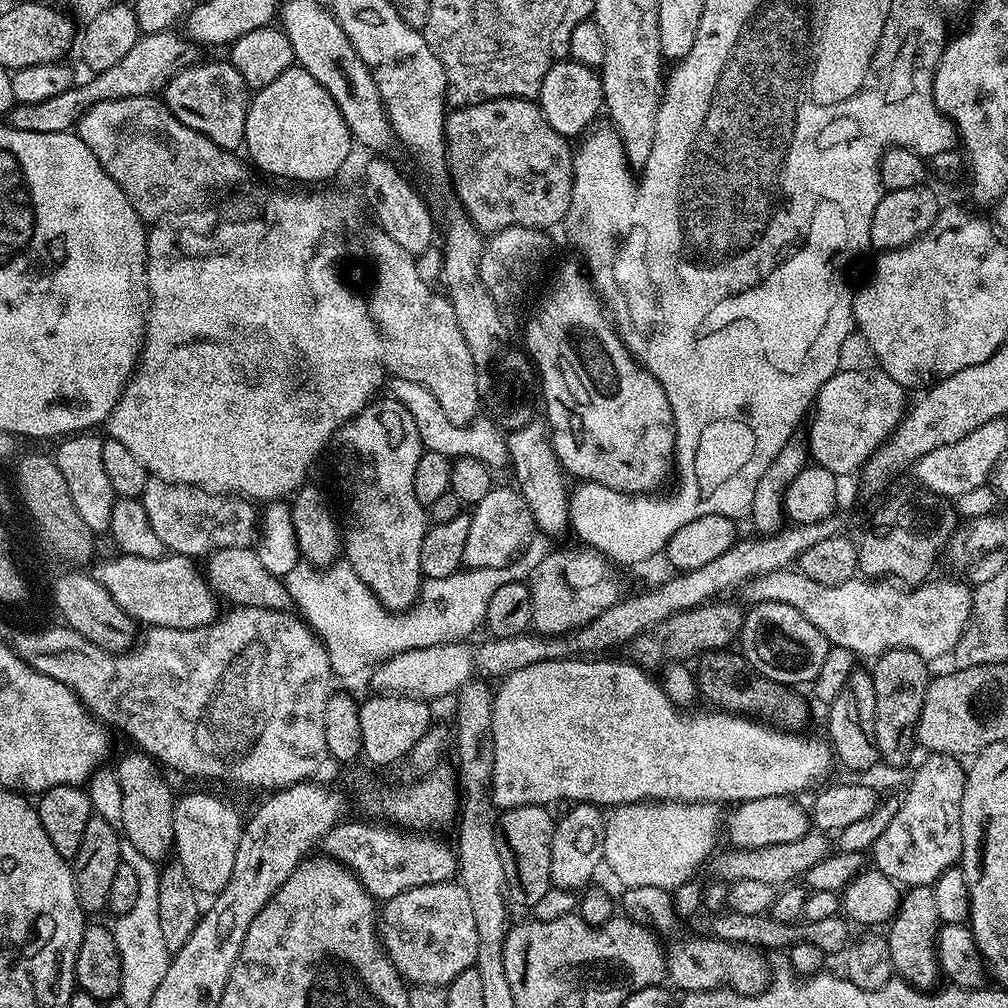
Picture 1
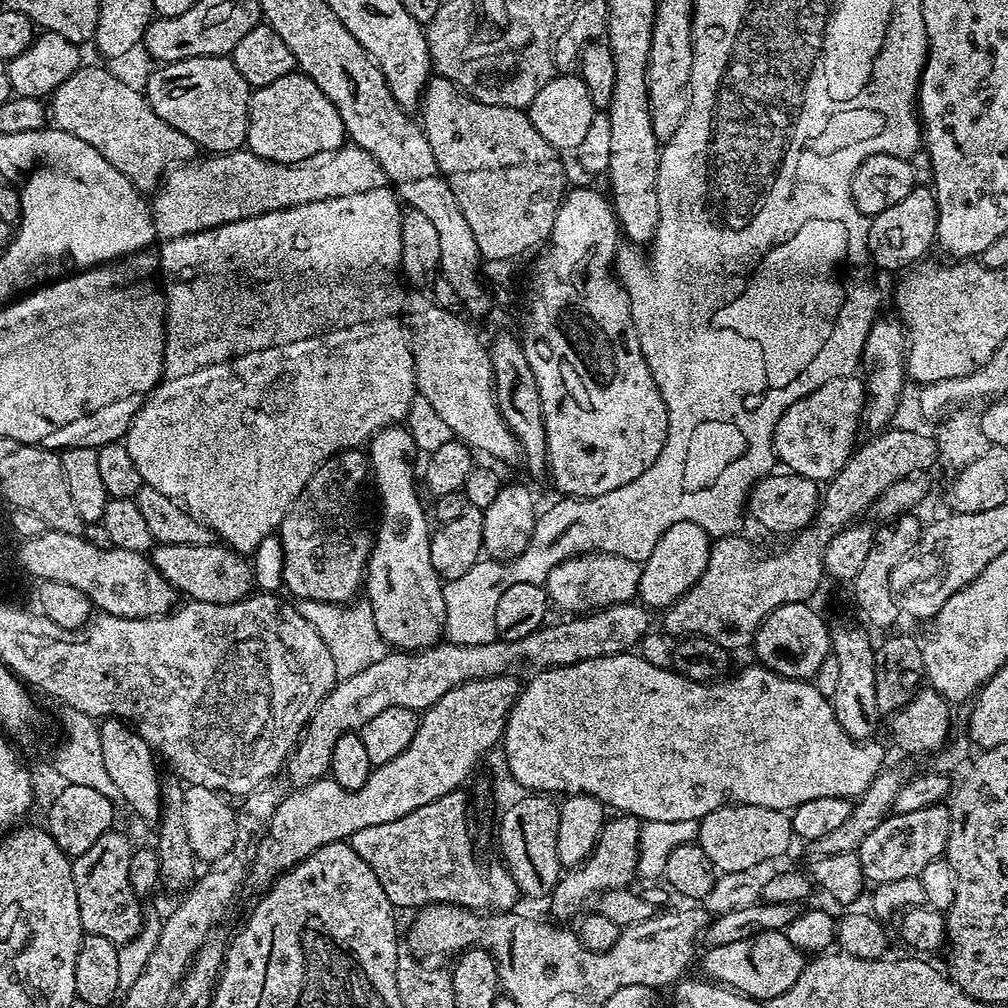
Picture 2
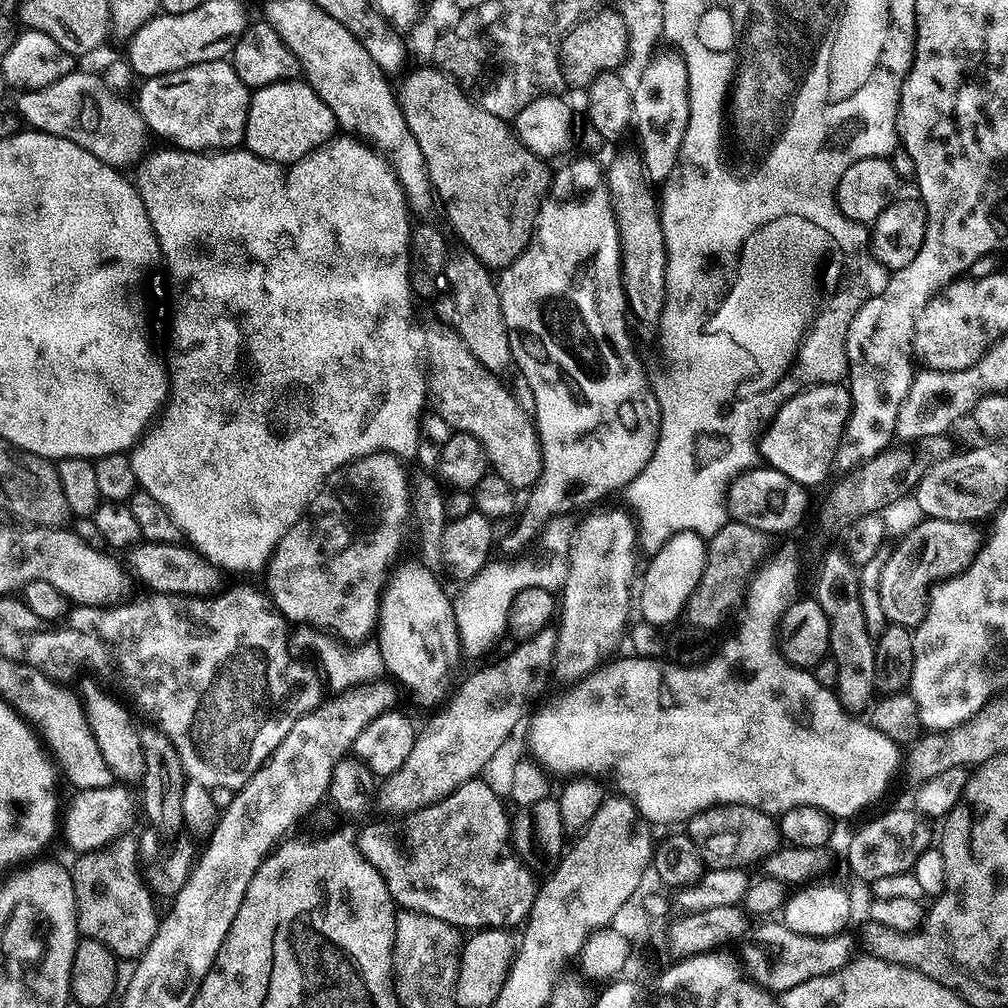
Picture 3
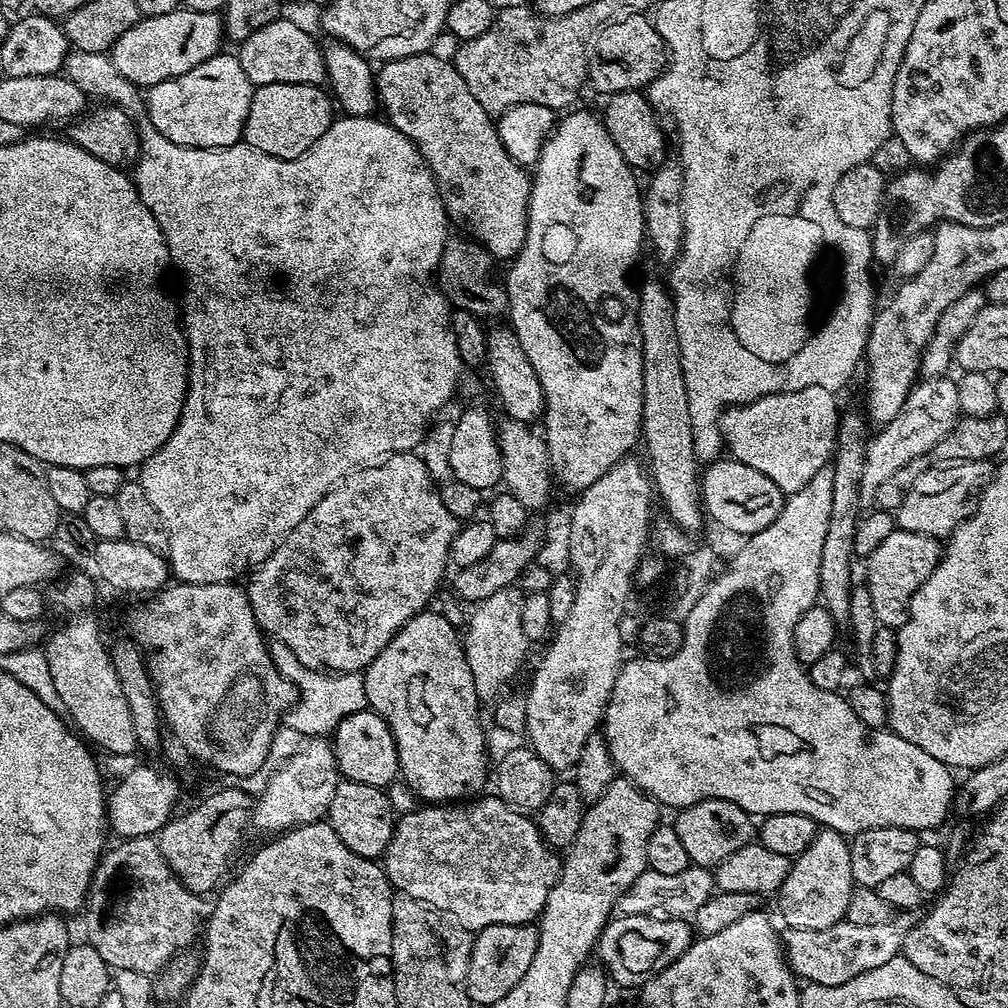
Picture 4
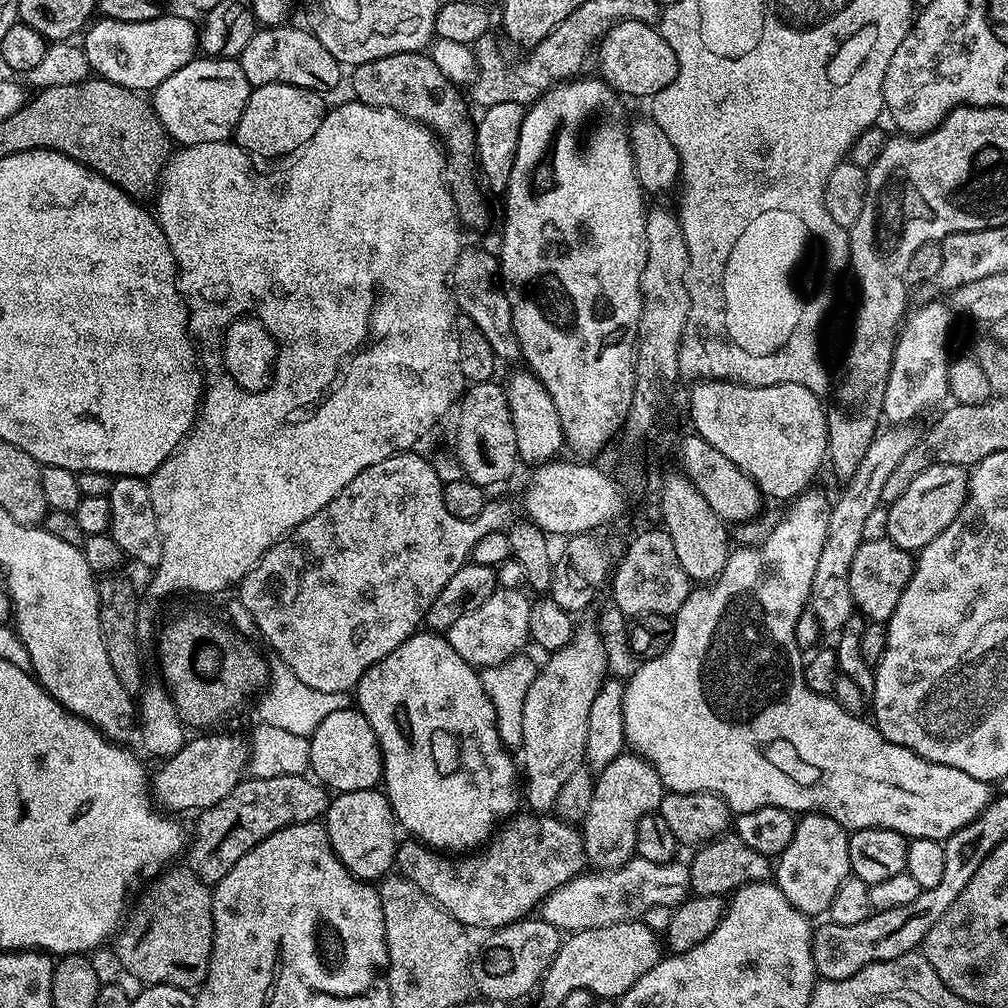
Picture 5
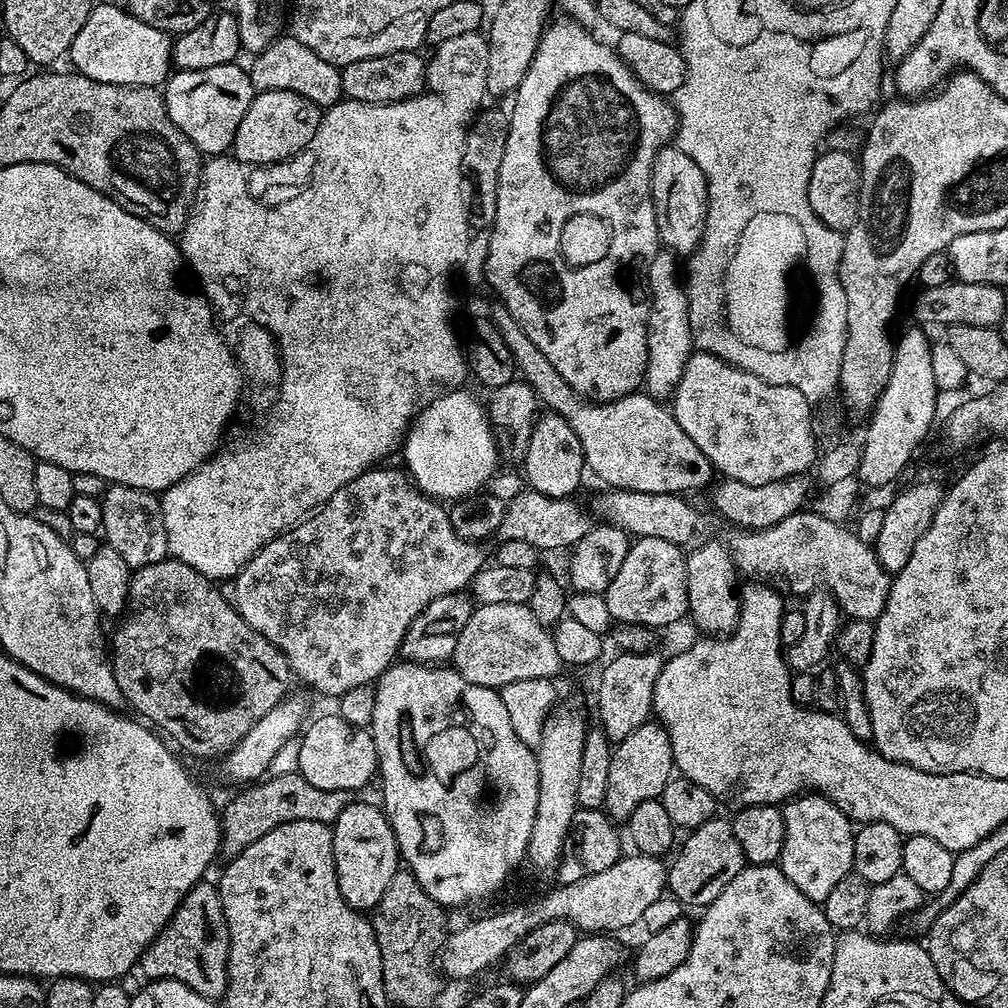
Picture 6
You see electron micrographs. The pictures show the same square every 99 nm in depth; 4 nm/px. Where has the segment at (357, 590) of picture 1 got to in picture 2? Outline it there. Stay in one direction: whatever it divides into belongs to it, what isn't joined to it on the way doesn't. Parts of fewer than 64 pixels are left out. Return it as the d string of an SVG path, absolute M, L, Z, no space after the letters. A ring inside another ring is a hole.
M522 555L509 561L495 561L486 558L471 567L461 578L444 584L444 634L447 641L458 645L489 644L497 639L494 626L494 610L502 592L515 583L530 582L544 584L552 569L554 556L536 556L536 560L524 560ZM304 599L295 603L302 618L306 618L318 630L319 636L326 643L326 648L334 660L337 679L345 680L348 677L353 677L359 671L366 670L367 666L380 662L388 653L387 644L378 634L372 607L366 600L357 602L339 605Z

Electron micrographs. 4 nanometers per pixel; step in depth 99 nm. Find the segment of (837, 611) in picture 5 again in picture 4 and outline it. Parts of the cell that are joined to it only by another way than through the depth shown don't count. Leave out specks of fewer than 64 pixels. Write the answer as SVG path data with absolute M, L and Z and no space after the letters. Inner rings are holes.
M947 375L929 376L921 379L908 393L902 410L889 424L883 425L876 437L867 441L864 450L864 465L862 466L862 482L860 483L861 505L868 506L876 499L878 486L894 474L906 462L914 462L922 454L926 454L951 428L957 427L962 413L958 402L957 381L948 380Z

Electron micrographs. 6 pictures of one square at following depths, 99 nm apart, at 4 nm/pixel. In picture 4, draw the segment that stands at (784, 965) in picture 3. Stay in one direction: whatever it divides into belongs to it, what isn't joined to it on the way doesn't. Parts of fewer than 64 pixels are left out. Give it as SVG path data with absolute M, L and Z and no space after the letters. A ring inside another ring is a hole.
M900 910L886 922L877 922L875 926L854 926L854 922L843 919L826 929L788 928L782 936L784 958L801 981L820 984L824 988L840 988L866 974L866 970L878 970L878 966L890 962L890 958L901 955L906 934L910 934L917 919L915 911Z

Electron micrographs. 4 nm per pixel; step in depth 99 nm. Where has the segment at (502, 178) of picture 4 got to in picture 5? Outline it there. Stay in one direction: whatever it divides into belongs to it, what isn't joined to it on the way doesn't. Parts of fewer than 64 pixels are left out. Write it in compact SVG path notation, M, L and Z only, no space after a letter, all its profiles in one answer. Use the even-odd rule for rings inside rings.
M403 52L402 54L390 54L386 58L374 58L370 62L362 62L351 69L352 92L357 101L369 104L375 108L389 108L398 114L402 114L411 120L417 120L431 128L442 141L442 147L446 153L446 172L448 183L452 190L452 197L456 203L456 213L460 215L461 225L472 228L480 228L488 220L488 204L480 193L481 185L478 183L478 161L476 158L476 130L473 121L468 121L468 108L464 100L459 96L457 85L449 80L446 74L442 74L439 66L432 61L431 55L419 52Z

